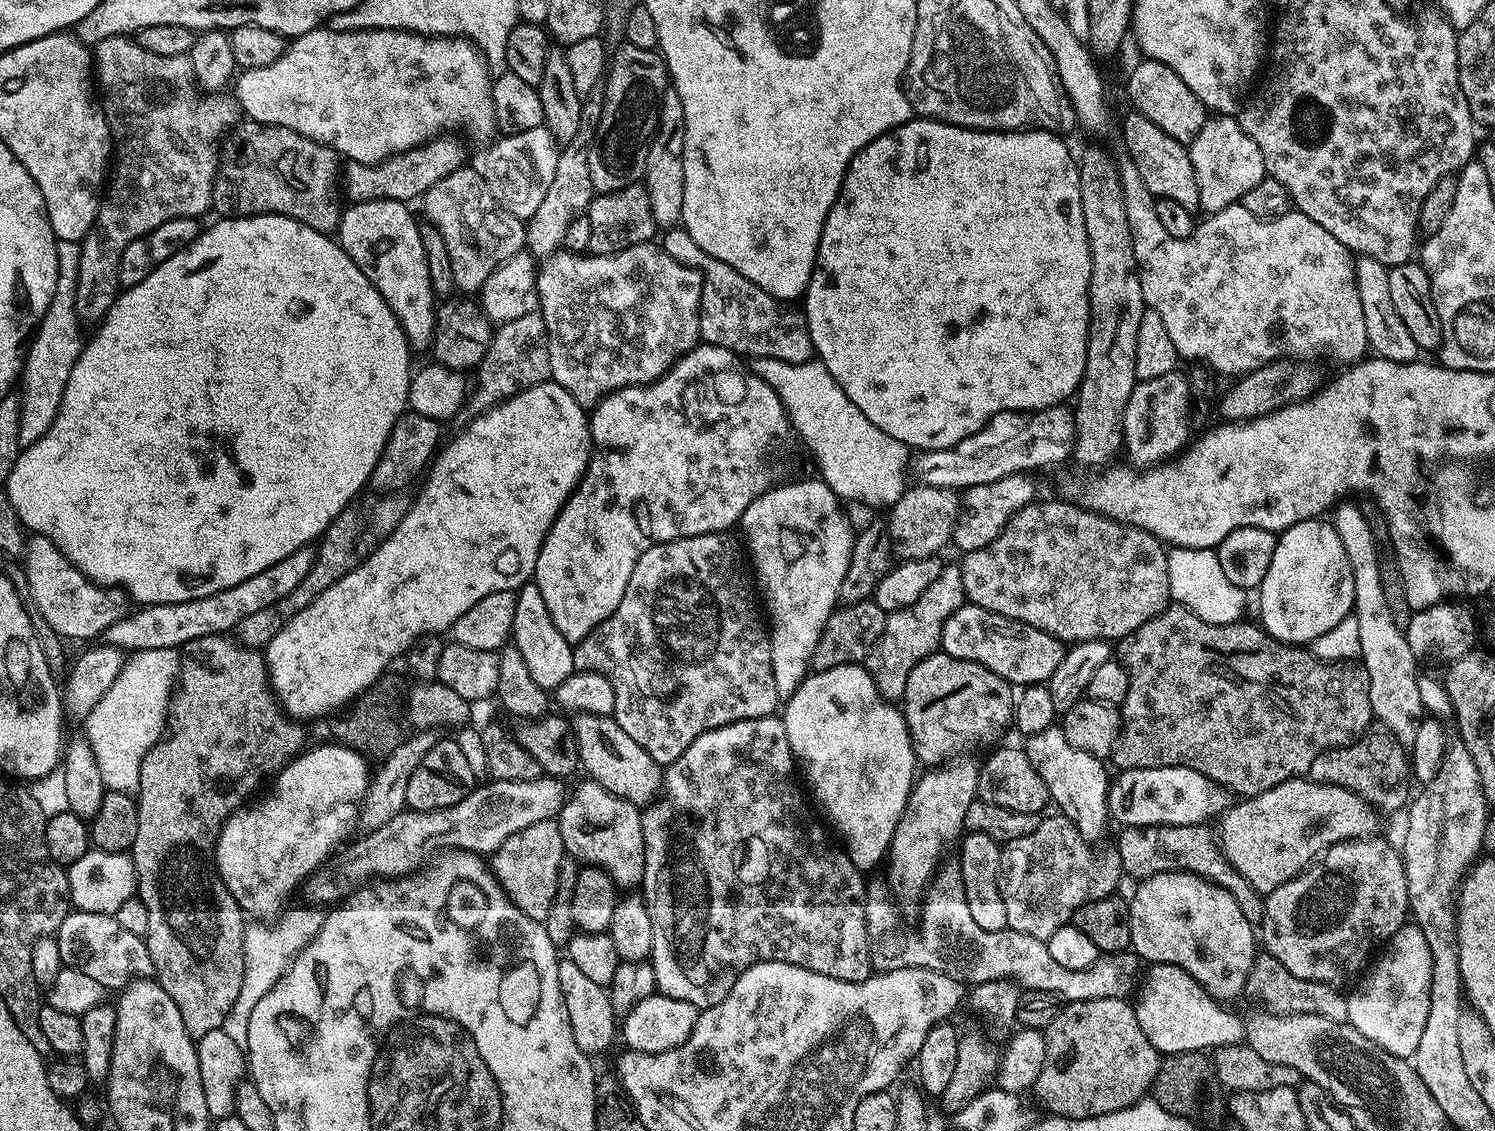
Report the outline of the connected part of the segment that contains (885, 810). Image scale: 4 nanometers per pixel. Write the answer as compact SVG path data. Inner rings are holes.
M863 663L812 672L800 683L798 690L787 697L785 704L782 719L786 726L786 738L792 755L802 769L803 779L804 776L808 779L817 802L824 807L829 820L827 823L836 827L835 835L844 839L842 847L848 853L850 862L854 862L861 873L868 874L883 856L885 859L889 855L894 830L907 809L908 795L912 793L917 775L918 761L903 711L895 703L881 698Z

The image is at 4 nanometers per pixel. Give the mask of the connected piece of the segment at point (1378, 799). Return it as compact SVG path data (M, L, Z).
M1379 722L1369 724L1367 730L1353 744L1320 752L1318 758L1314 758L1314 762L1310 762L1308 776L1318 784L1342 786L1355 793L1356 796L1361 796L1370 804L1377 806L1382 812L1383 810L1396 812L1400 807L1401 811L1410 800L1410 791L1408 792L1408 780L1410 781L1409 755L1406 753L1405 745L1400 744L1393 732Z

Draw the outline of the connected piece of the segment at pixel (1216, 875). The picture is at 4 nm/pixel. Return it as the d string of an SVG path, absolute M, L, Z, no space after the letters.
M1154 824L1148 828L1124 828L1120 841L1114 844L1120 853L1120 866L1125 873L1136 876L1137 881L1146 879L1159 872L1171 872L1173 869L1195 872L1205 876L1226 889L1238 902L1238 910L1246 914L1246 922L1259 925L1264 919L1264 896L1254 890L1254 886L1238 872L1233 864L1218 851L1218 836L1211 832L1208 824L1178 826L1174 824Z

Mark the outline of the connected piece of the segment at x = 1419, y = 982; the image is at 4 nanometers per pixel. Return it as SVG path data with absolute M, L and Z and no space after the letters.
M1406 922L1392 935L1392 939L1387 941L1387 948L1388 953L1380 957L1377 955L1376 965L1372 969L1369 967L1359 977L1359 980L1361 979L1360 988L1354 989L1352 993L1350 991L1347 993L1347 1023L1352 1024L1360 1034L1366 1034L1370 1042L1382 1046L1382 1050L1395 1056L1412 1058L1415 1057L1418 1050L1422 1030L1426 1027L1426 1014L1430 1014L1430 974L1432 973L1430 946L1426 946L1426 934L1422 934L1419 926L1415 922Z

